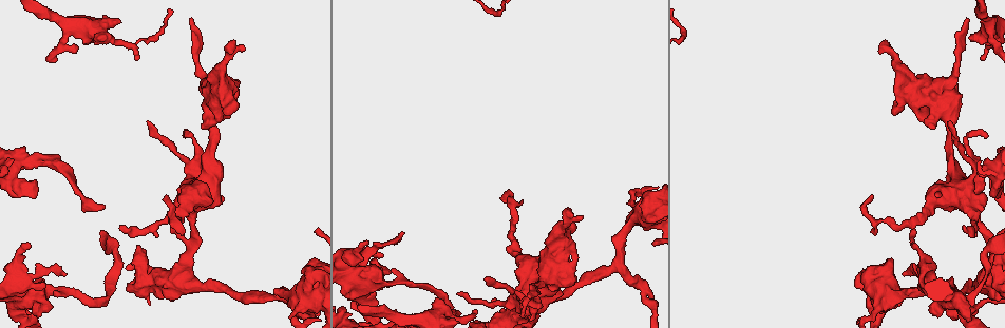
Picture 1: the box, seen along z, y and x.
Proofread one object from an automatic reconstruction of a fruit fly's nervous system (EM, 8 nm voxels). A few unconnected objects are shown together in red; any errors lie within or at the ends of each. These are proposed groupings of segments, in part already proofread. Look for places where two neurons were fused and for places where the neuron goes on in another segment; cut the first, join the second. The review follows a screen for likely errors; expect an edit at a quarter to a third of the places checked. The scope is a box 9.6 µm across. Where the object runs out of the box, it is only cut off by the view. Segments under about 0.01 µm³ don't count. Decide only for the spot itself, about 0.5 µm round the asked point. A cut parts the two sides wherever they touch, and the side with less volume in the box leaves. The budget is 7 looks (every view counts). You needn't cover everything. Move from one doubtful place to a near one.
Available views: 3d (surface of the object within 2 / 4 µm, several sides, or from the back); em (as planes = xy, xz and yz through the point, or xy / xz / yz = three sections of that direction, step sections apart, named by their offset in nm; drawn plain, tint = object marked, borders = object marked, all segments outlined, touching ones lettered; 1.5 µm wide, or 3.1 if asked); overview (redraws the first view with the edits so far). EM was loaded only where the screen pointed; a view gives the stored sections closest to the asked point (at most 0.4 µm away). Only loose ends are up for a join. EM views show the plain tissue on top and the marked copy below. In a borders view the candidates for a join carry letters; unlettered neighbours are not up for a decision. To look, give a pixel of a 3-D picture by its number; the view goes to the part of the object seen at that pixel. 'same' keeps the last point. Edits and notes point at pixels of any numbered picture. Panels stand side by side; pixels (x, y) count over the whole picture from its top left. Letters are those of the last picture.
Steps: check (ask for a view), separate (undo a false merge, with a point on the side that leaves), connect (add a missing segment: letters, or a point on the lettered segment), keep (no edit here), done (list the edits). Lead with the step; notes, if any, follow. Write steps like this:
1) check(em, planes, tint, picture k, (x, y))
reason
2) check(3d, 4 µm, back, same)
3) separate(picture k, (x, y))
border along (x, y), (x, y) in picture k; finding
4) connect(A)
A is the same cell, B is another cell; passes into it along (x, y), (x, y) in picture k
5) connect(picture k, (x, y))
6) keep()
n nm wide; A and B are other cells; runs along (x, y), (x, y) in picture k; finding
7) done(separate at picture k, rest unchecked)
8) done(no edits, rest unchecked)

check(em, planes, tint, picture 1, (193, 140))
abrupt turn

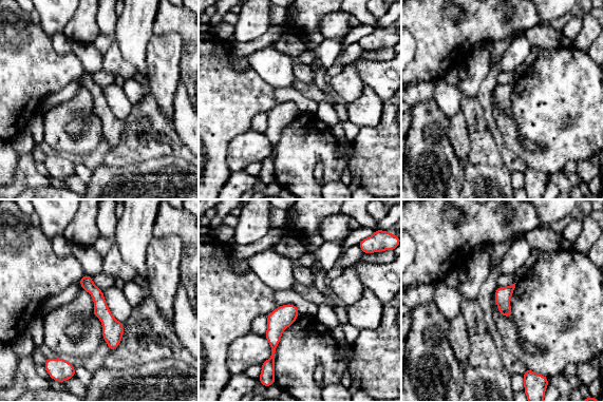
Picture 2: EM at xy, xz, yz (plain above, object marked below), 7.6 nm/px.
check(em, planes, borders, same)
what lies round it

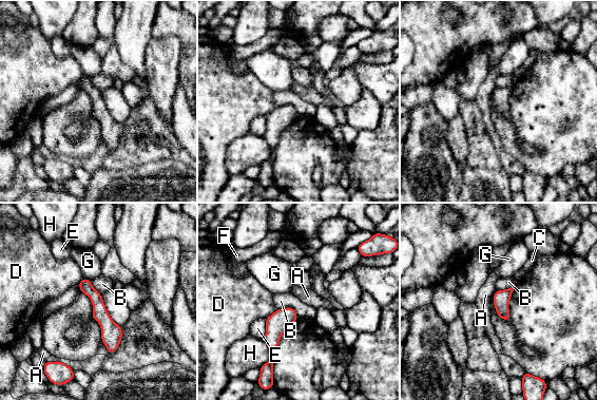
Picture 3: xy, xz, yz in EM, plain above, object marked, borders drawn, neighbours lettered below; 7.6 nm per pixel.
keep()
120 nm wide; H touches over 200 nm; A, B, C, D, E, F, G and H are other cells; all the same neuron

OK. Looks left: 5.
check(3d, 4 µm, picture 1, (951, 78))
sudden change in width

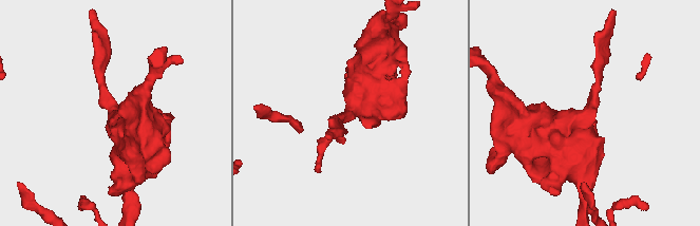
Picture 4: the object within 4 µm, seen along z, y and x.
check(em, yz, step 4, tint, picture 4, (589, 108))

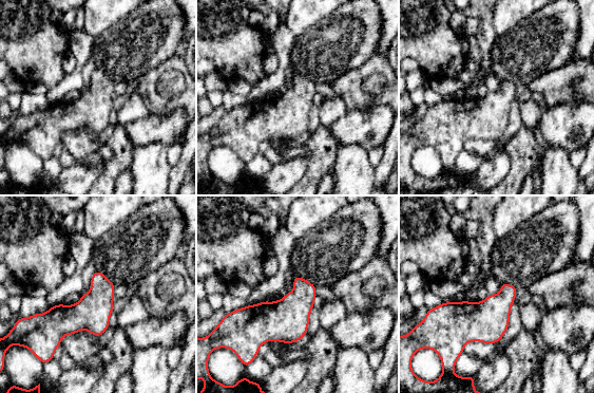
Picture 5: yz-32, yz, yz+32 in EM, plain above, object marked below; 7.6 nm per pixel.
check(em, planes, borders, same)
cut it another way

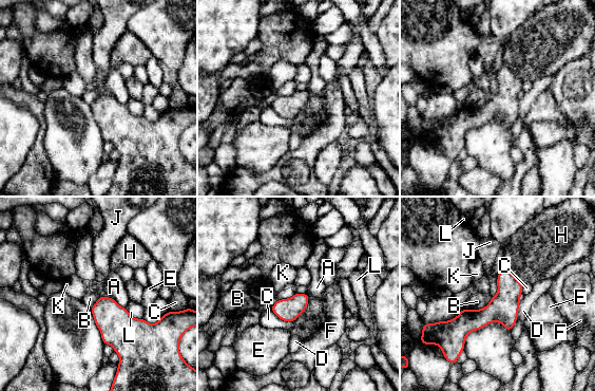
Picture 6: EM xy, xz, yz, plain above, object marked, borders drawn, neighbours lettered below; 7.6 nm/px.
keep()
A, B, C, D, E, F, H, J, K and L are other cells; border along (492, 296), (480, 309), (464, 308) in picture 6; one neuron here

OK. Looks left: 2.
check(3d, 2 µm, picture 1, (135, 60))
free end

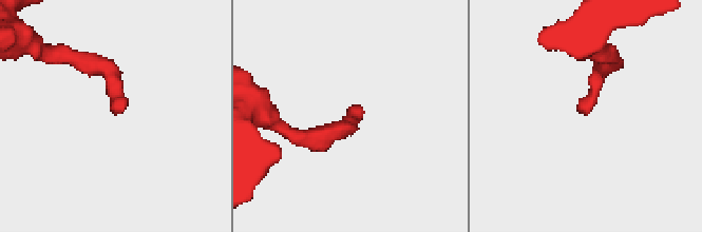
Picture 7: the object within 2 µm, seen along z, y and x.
check(em, 3.1 µm, xz, step 8, borders, picture 7, (115, 113))
shape alone is not enough

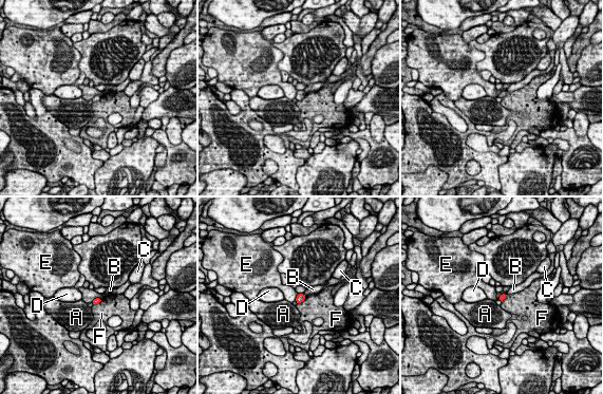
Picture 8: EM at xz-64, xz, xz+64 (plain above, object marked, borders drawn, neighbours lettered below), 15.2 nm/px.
keep()
F touches over 200 nm; A, B, C, D, E and F are other cells; border along (306, 296), (298, 304) in picture 8; none of them fits

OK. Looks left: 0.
done(no edits, rest unchecked)

